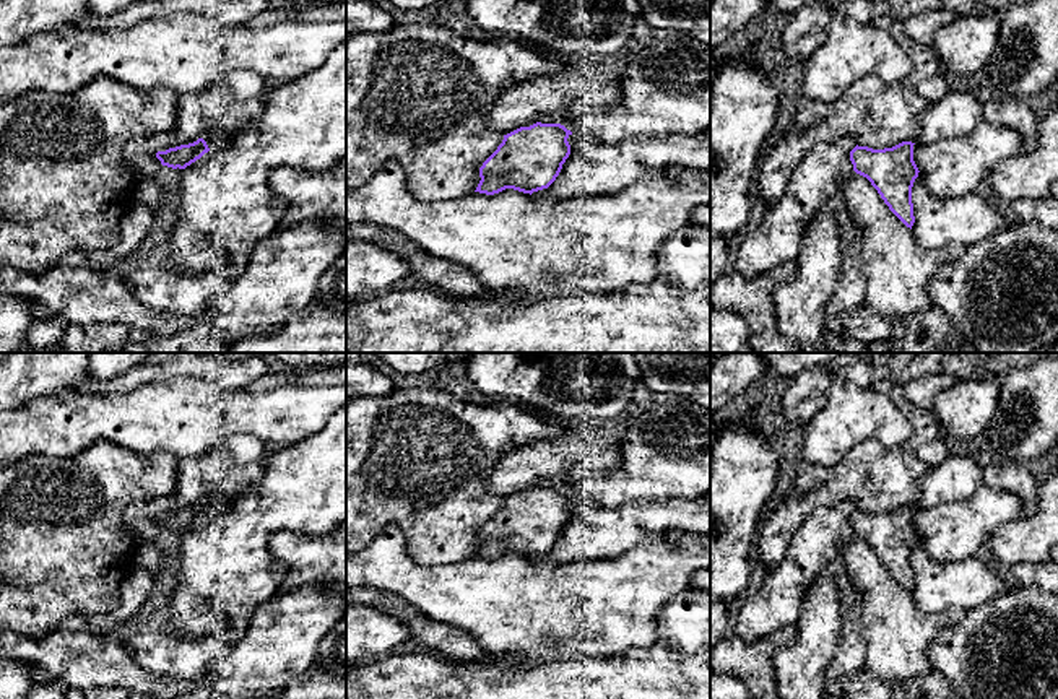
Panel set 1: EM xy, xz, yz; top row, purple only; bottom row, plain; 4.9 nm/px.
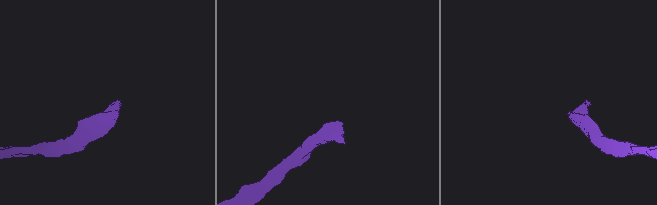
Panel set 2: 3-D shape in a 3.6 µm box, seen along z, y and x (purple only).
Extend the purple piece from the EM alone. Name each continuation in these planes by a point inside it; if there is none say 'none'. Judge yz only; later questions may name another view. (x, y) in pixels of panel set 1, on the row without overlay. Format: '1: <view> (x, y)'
none

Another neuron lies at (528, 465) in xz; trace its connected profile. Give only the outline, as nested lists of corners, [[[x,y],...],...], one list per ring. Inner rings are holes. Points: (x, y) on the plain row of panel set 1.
[[[566,426],[559,439],[528,442],[504,454],[488,476],[488,488],[507,499],[543,481],[559,480],[580,465],[613,470],[621,463],[621,445],[606,439],[598,428]]]

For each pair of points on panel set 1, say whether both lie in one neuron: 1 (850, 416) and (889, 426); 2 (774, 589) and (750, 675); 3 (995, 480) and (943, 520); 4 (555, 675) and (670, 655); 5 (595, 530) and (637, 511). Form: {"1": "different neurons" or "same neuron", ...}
{"1": "same neuron", "2": "different neurons", "3": "different neurons", "4": "same neuron", "5": "same neuron"}

